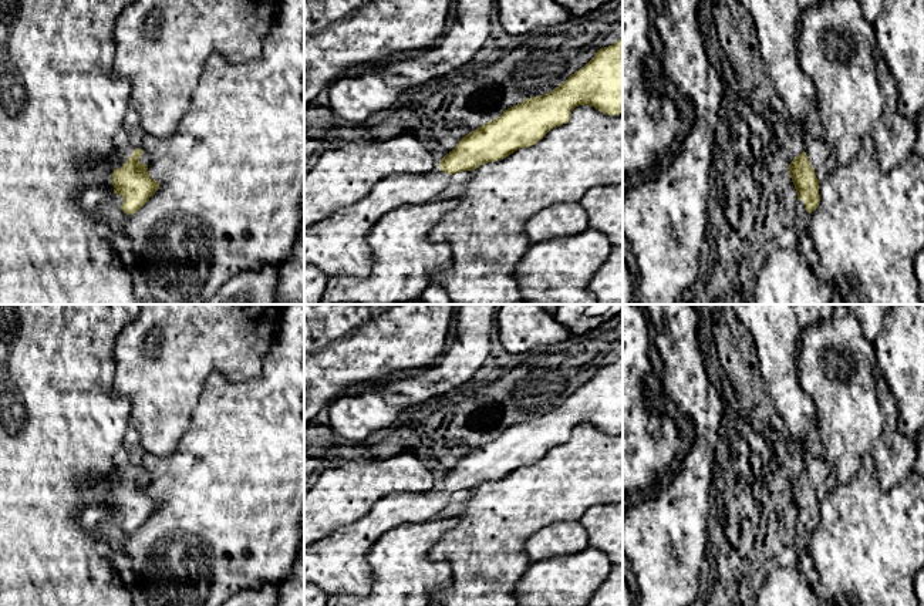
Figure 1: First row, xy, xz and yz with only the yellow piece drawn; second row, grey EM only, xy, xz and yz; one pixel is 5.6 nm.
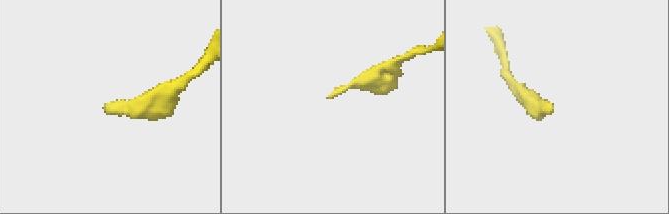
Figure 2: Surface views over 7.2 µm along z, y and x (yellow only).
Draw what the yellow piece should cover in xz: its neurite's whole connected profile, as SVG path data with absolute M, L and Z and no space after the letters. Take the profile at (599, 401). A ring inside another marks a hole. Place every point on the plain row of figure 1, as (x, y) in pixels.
M623 357L613 364L597 368L584 386L553 410L525 417L523 421L505 428L500 435L465 454L432 491L388 495L377 501L358 521L304 546L304 583L320 586L328 596L335 593L348 593L355 597L367 596L372 586L368 553L384 533L402 525L435 519L451 504L452 492L475 489L480 484L500 479L520 467L537 462L550 448L569 441L571 430L579 424L591 424L608 434L623 432Z

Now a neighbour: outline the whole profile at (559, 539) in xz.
M559 522L533 533L525 551L533 562L573 556L589 548L586 529L580 522Z

